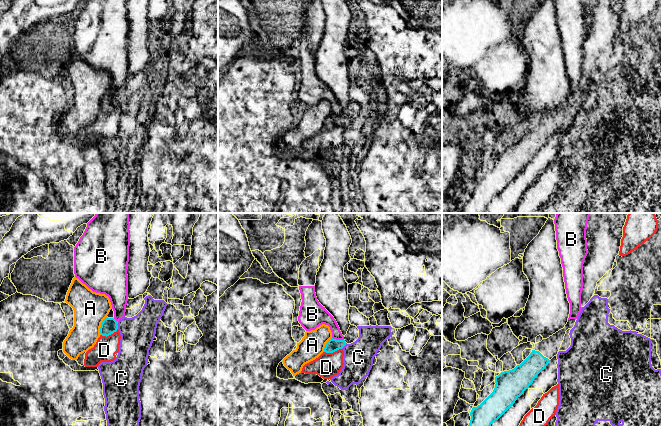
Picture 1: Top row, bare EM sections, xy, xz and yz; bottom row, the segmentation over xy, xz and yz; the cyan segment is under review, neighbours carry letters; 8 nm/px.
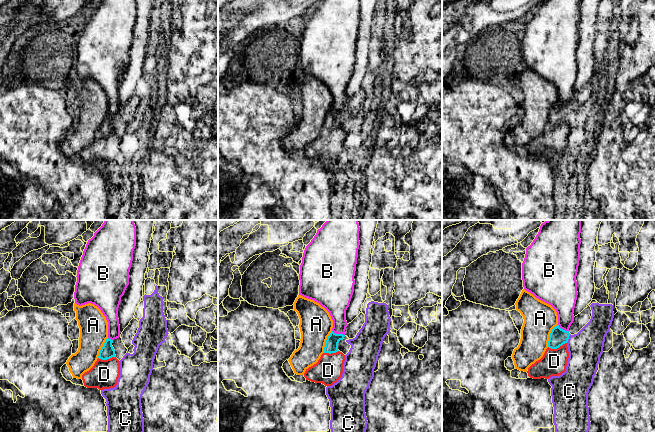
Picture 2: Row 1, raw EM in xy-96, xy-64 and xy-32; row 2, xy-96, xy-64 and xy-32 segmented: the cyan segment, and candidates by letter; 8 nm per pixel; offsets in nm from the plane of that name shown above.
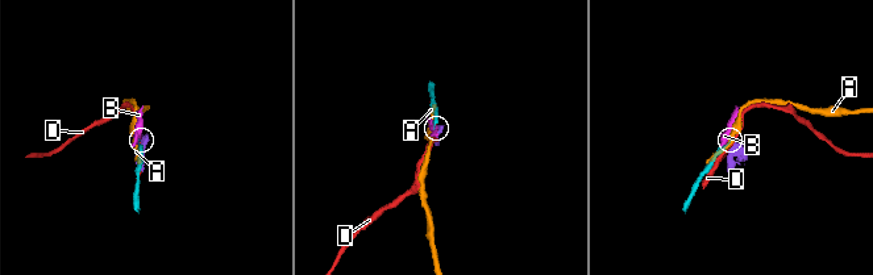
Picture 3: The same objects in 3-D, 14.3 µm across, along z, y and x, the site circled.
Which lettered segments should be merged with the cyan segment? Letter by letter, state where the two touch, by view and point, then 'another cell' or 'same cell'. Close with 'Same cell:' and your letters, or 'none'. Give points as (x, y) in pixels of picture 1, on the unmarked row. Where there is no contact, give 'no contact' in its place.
A: xy (101, 101) | another cell
B: xz (338, 116) | another cell
C: xy (117, 101) | another cell
D: xy (109, 110) | another cell
Same cell: none

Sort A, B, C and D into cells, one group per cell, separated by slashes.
A / B / C / D

